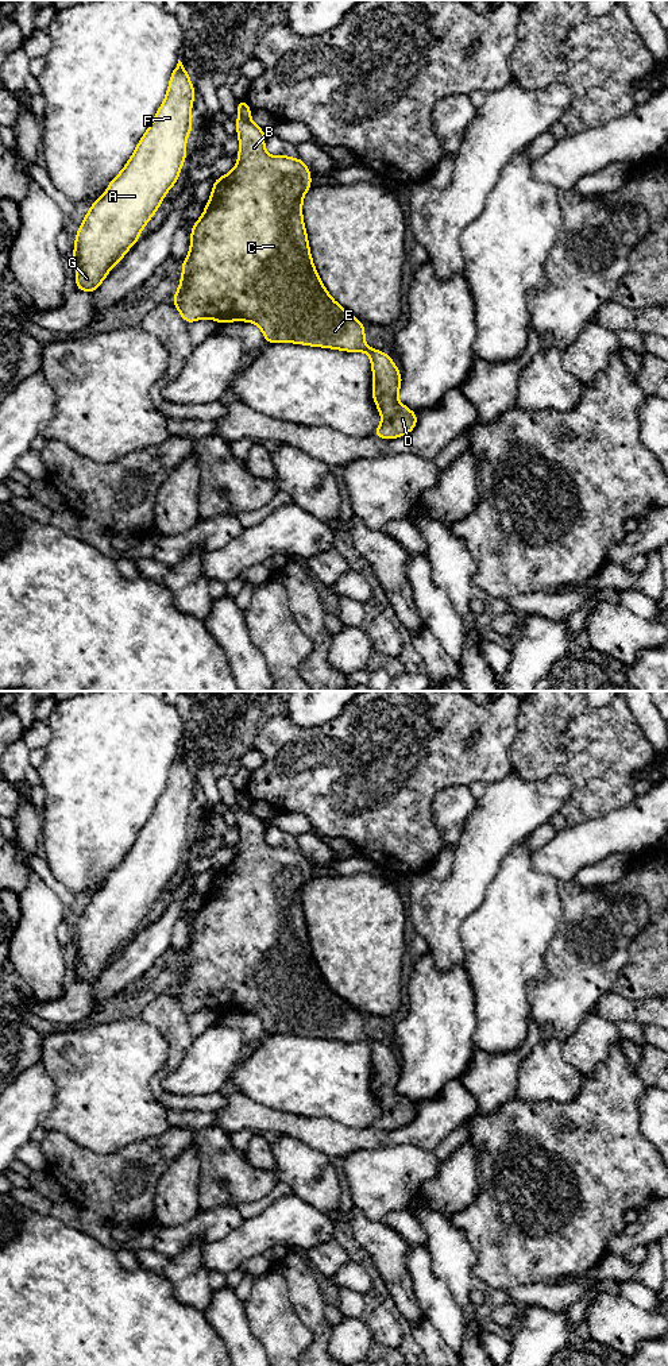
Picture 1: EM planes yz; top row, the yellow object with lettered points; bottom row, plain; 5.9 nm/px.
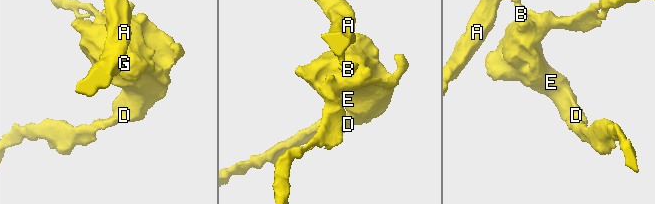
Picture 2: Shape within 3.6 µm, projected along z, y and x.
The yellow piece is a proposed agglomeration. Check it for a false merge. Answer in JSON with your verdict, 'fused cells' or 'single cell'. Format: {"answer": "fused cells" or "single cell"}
{"answer": "fused cells"}

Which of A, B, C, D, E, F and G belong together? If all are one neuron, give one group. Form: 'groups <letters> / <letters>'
groups A F G / B C D E

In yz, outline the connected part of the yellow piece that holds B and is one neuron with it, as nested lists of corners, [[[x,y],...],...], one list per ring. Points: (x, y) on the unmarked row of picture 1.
[[[239,807],[235,814],[239,827],[238,854],[228,865],[215,871],[204,904],[193,915],[190,941],[182,953],[182,969],[173,988],[174,996],[188,1015],[201,1010],[213,1010],[220,1015],[248,1012],[262,1020],[266,1034],[297,1034],[348,1043],[367,1043],[374,1068],[372,1089],[382,1108],[381,1116],[372,1126],[382,1130],[408,1126],[414,1120],[418,1105],[398,1092],[401,1064],[386,1043],[366,1035],[366,1016],[329,987],[314,960],[302,910],[302,891],[312,877],[309,858],[300,849],[290,849],[285,845],[270,846],[265,841],[266,823],[250,809]]]

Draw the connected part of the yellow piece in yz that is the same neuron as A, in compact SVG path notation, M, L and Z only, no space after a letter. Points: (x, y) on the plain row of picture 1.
M178 750L169 772L166 788L150 818L123 861L109 873L103 888L97 890L82 911L74 934L76 981L96 983L100 975L139 931L139 926L161 898L162 891L178 872L186 850L186 829L193 819L190 814L194 779Z

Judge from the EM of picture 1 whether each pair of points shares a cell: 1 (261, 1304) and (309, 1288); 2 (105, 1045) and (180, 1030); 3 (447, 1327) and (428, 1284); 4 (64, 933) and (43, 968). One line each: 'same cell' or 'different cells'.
1: different cells
2: different cells
3: same cell
4: different cells

